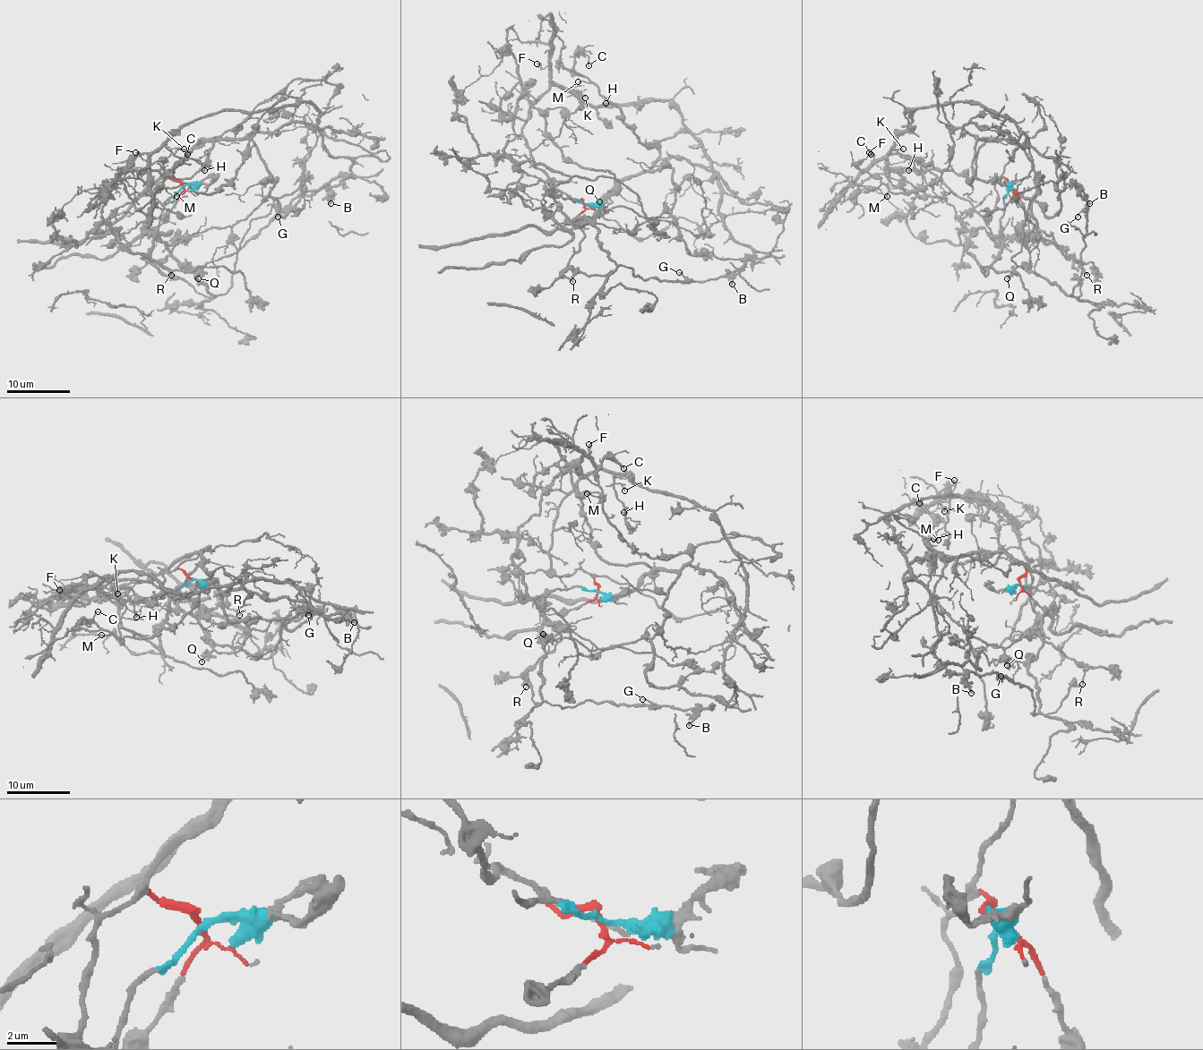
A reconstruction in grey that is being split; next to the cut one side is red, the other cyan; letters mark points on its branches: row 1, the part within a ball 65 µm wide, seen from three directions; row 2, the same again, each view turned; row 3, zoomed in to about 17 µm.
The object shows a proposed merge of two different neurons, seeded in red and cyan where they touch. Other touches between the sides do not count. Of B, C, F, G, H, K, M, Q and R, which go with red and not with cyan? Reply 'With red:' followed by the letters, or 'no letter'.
With red: C, F, H, K, M

